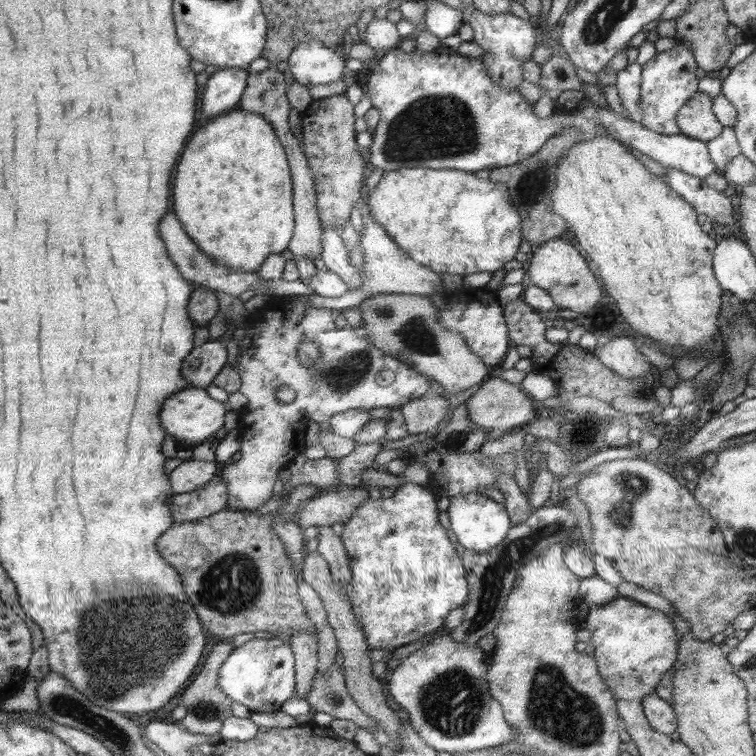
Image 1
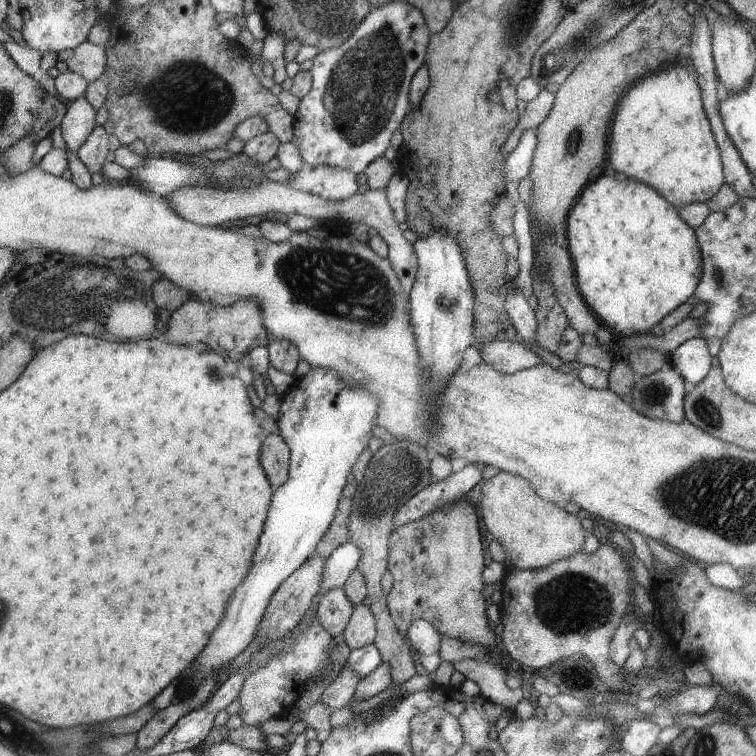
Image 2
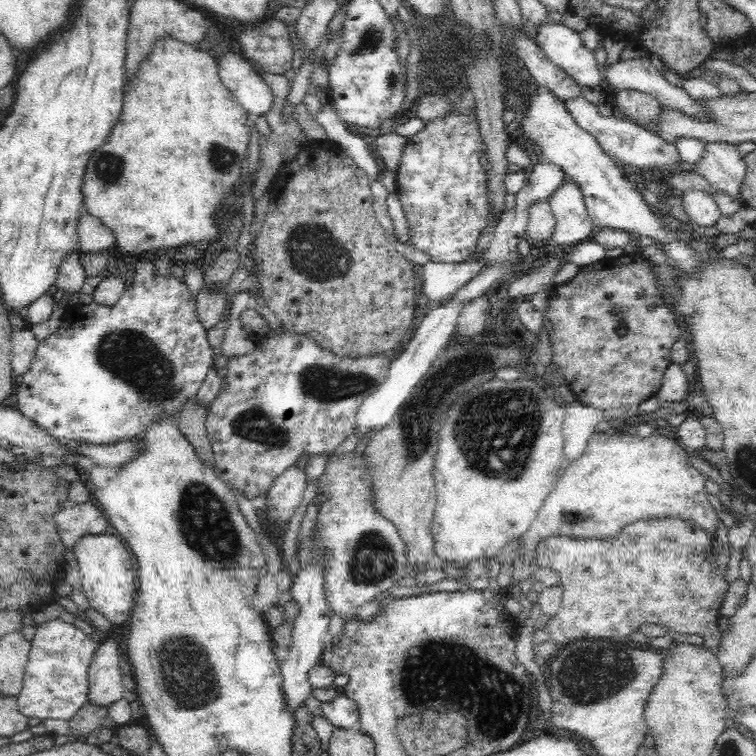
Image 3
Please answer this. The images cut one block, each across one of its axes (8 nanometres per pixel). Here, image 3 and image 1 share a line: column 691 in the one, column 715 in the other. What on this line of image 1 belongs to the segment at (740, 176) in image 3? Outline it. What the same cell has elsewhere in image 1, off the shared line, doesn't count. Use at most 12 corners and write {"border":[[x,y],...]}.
{"border":[[386,51],[369,164],[499,169],[596,125],[666,168],[717,172],[708,143],[598,108],[538,120],[480,58]]}

